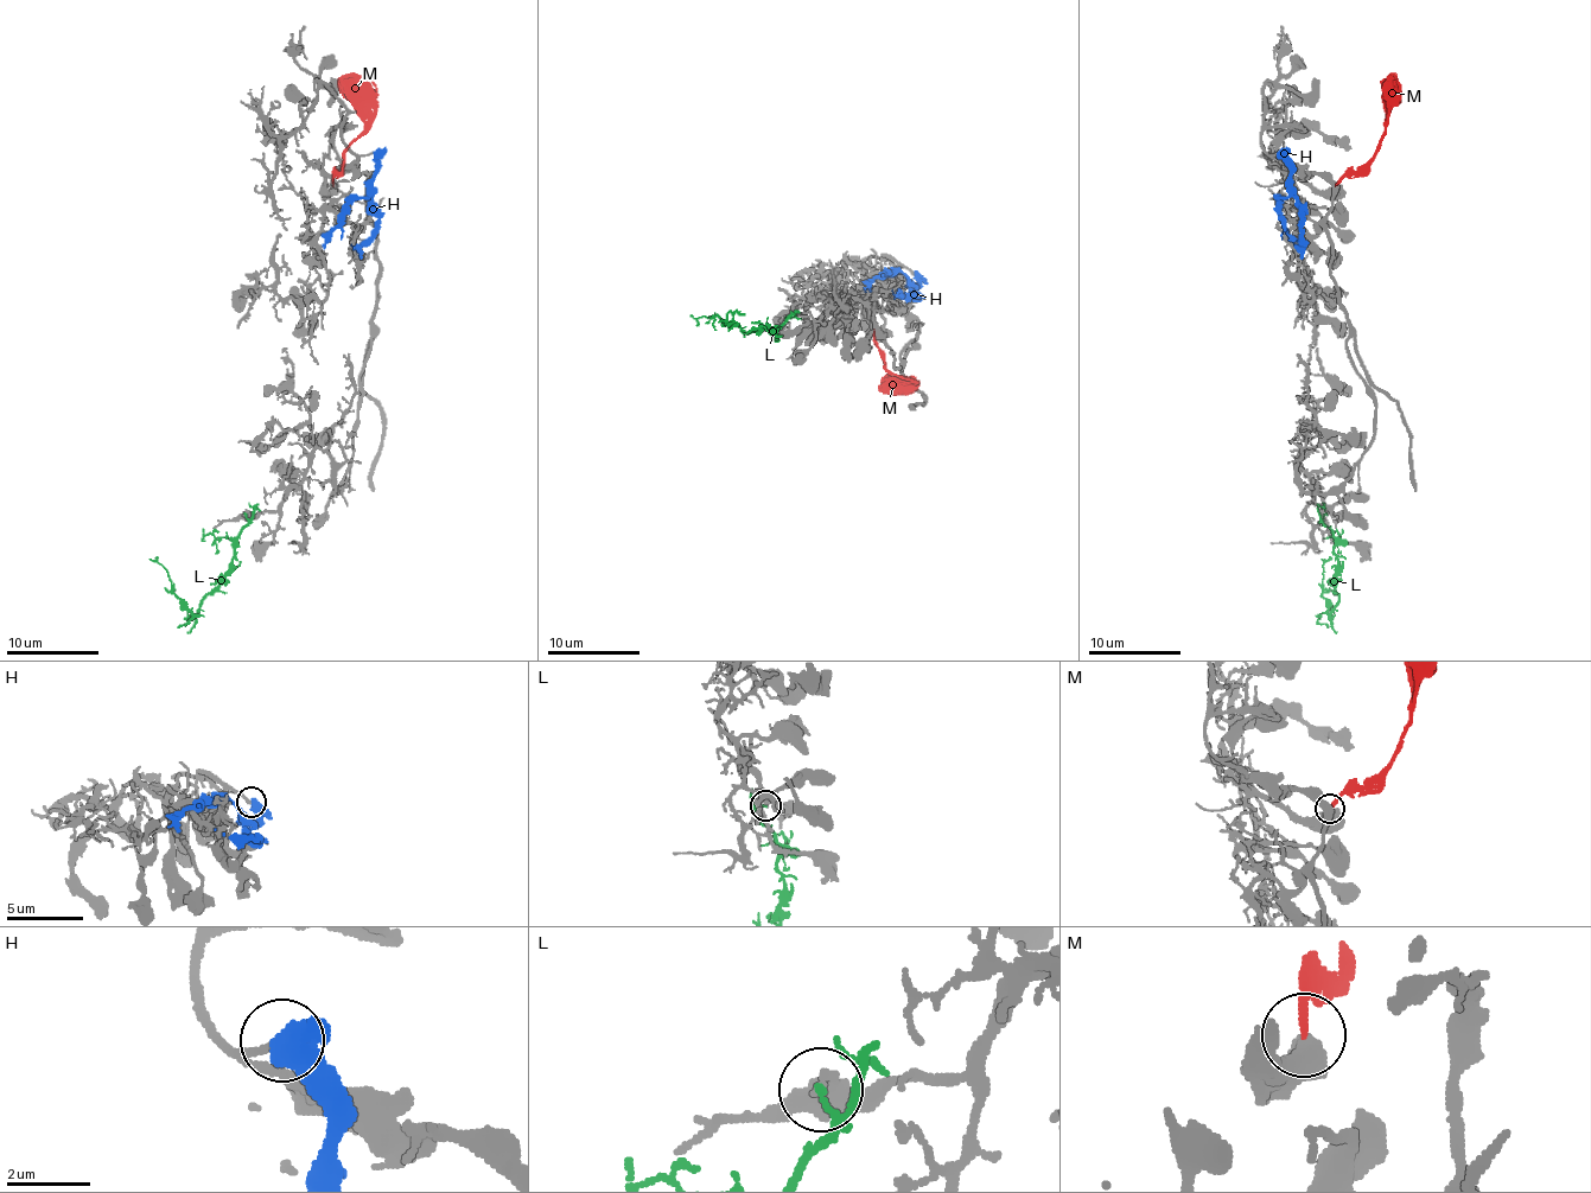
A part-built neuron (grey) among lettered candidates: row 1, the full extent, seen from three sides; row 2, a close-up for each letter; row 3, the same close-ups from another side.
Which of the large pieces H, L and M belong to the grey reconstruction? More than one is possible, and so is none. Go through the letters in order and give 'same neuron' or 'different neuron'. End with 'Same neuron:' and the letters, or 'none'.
H: different neuron
L: different neuron
M: different neuron
Same neuron: none

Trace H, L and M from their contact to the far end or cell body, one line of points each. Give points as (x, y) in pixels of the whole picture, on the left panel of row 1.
H: (374, 153), (371, 192), (349, 206), (323, 248)
L: (244, 514), (247, 523), (237, 538), (233, 567), (193, 612), (173, 592), (169, 573), (150, 560)
M: (332, 185), (342, 170), (342, 158), (364, 128), (364, 119), (355, 109), (354, 87), (342, 75)

